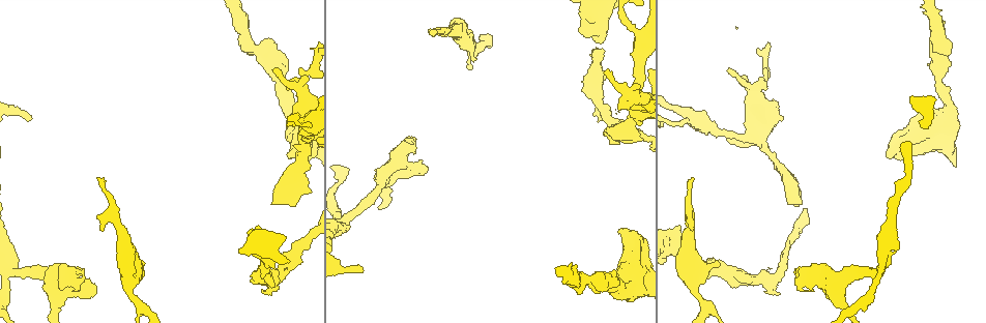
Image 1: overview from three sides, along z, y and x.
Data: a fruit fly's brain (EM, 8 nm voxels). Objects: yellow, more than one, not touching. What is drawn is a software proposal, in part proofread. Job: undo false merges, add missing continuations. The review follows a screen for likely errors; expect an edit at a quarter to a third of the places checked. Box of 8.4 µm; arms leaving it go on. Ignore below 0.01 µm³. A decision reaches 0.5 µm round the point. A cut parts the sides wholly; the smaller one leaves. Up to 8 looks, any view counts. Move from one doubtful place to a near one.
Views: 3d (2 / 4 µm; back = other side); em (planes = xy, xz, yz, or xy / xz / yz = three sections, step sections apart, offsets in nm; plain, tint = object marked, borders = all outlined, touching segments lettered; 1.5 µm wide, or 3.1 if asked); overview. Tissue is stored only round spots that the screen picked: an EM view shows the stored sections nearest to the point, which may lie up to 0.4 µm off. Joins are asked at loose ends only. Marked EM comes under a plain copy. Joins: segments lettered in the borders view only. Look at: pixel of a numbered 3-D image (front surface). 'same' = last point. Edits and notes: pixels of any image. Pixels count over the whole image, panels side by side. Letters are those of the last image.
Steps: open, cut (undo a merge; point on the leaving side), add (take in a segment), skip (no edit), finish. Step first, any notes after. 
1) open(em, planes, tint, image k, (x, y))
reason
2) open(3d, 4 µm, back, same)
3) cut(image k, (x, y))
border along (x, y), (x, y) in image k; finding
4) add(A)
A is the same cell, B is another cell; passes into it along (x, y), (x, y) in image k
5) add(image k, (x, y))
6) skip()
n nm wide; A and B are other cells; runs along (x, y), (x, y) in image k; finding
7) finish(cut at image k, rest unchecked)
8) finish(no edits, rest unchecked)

open(em, planes, borders, image 1, (598, 28))
calibre changes

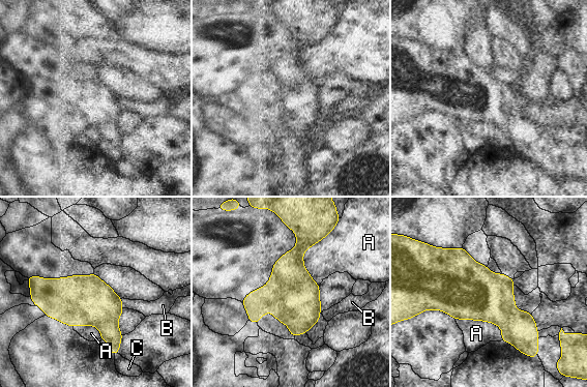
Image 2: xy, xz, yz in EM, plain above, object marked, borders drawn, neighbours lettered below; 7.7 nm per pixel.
skip()
A, B and C are other cells; one neuron here

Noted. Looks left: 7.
open(3d, 2 µm, image 1, (431, 31))

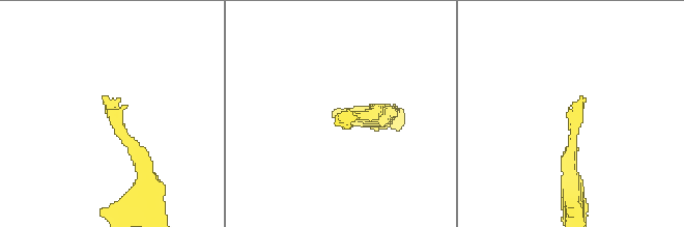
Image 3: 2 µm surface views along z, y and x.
open(em, xz, step 8, borders, image 3, (340, 123))

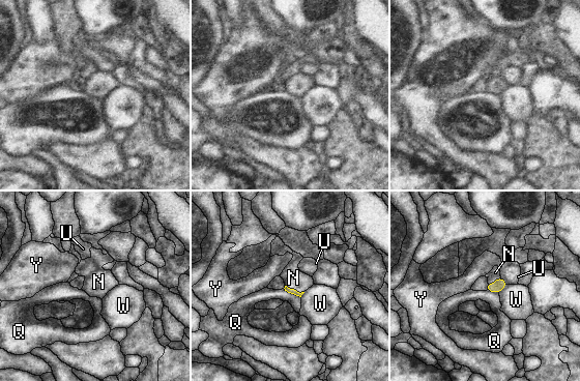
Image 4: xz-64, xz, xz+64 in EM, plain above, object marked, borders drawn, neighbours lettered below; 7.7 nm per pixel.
open(em, planes, borders, same)
cut it another way

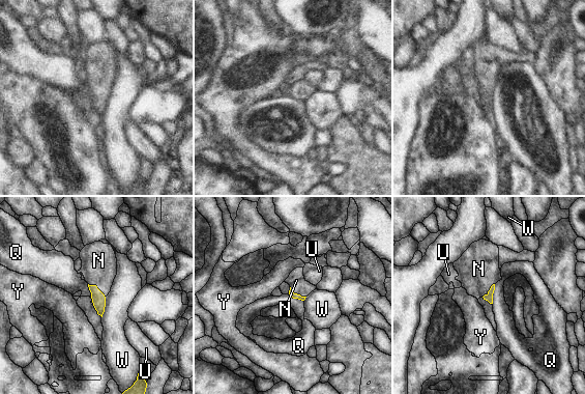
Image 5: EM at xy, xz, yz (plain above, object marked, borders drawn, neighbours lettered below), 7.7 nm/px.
add(N)
W touches over 180 nm; N is the same cell, Q, U, W and Y are other cells; it goes on there

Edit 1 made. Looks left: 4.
open(overview)
redraw

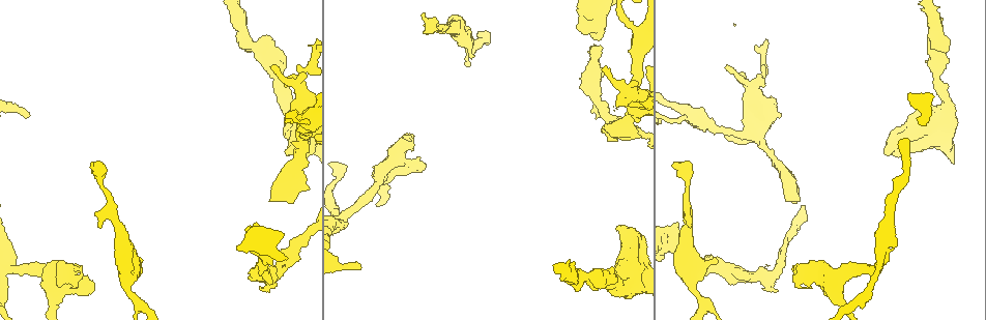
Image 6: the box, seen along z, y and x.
open(3d, 2 µm, image 6, (938, 74))
thin neck

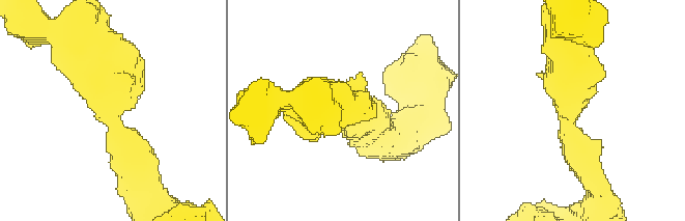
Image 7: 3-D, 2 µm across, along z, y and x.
open(em, yz, step 4, tint, image 7, (116, 117))
arms of 280, 400 nm

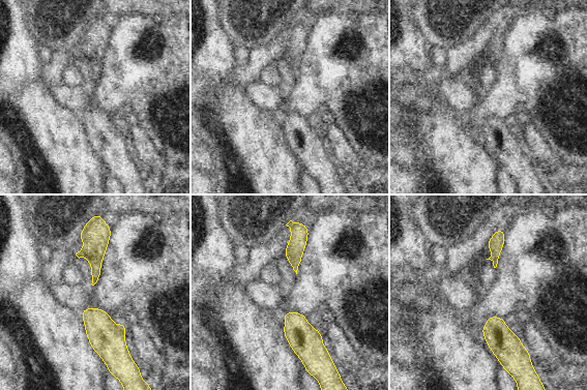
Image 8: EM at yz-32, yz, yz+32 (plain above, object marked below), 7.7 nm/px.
open(em, xy, step 8, borders, same)

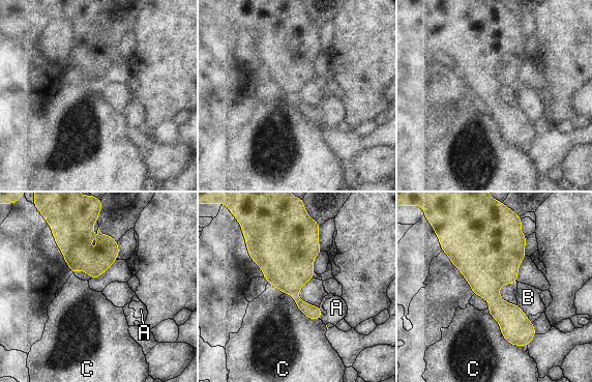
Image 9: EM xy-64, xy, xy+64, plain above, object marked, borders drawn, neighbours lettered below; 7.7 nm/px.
skip()
A, B and C are other cells; border along (268, 283), (320, 320) in image 9; continuous, no second neuron

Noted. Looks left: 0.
finish(add at image 5, rest unchecked)

